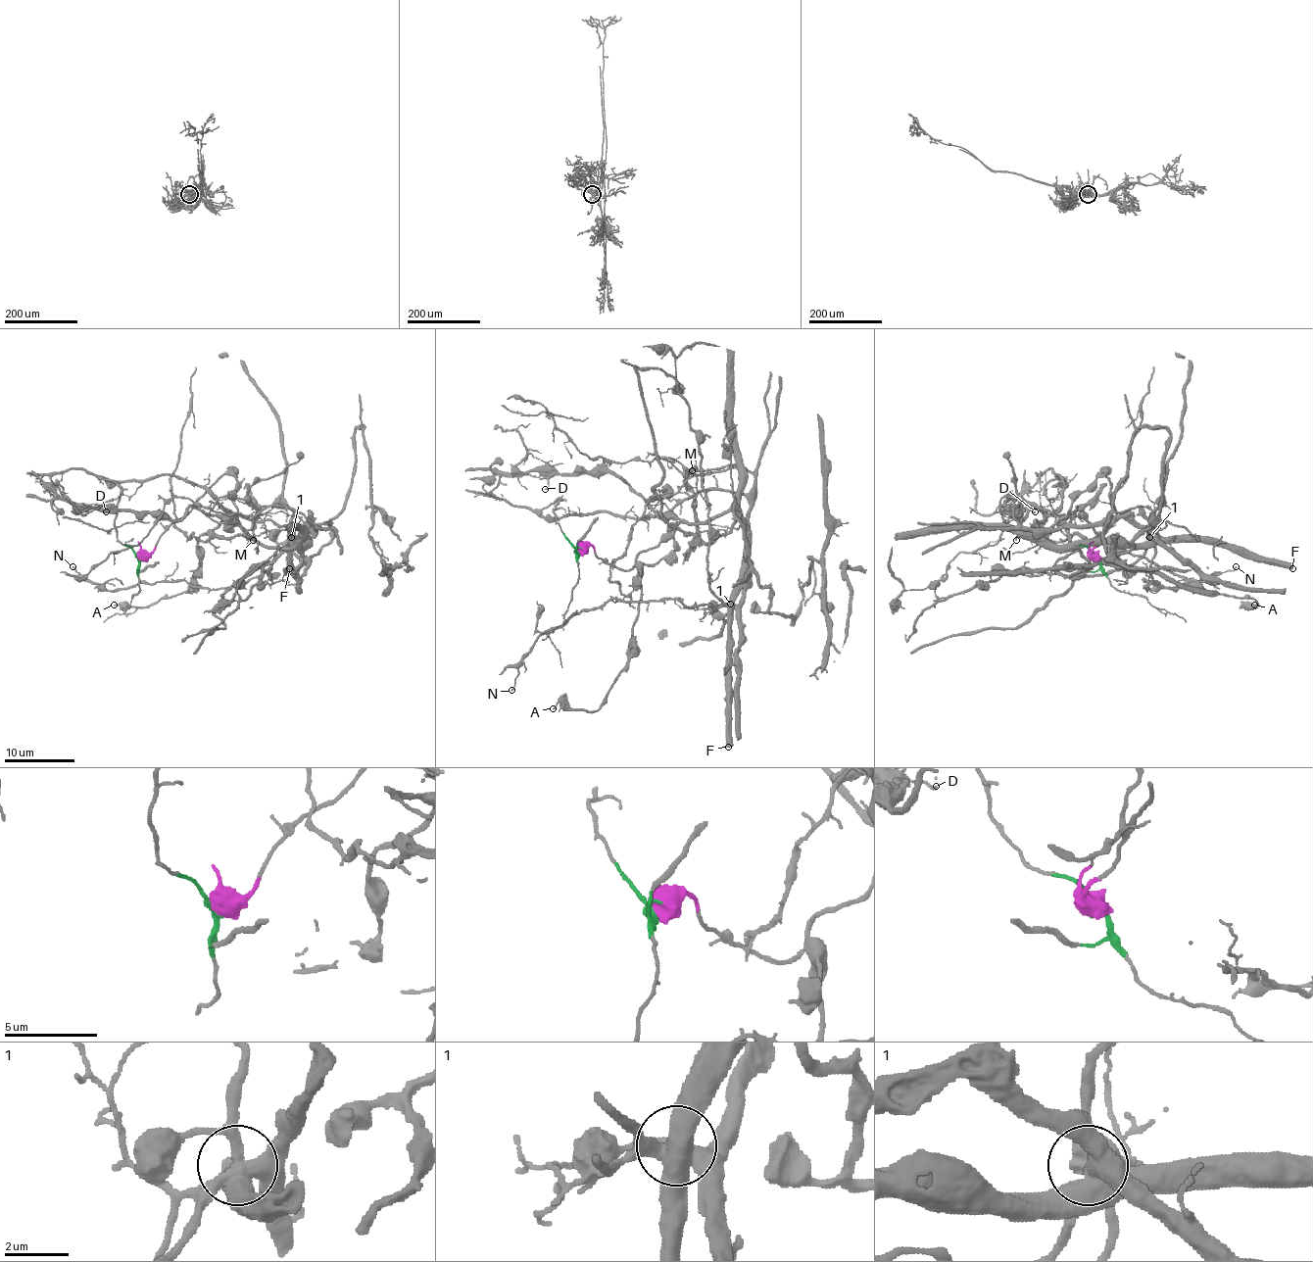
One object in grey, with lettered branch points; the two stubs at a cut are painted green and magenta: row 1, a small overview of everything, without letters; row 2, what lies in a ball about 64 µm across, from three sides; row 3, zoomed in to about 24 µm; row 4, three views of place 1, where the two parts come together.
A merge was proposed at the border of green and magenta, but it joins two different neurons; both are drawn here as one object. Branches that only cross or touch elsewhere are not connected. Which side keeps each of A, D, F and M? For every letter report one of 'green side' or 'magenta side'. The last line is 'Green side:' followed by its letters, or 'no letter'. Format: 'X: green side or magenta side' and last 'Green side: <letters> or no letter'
A: magenta side
D: magenta side
F: magenta side
M: green side
Green side: M

